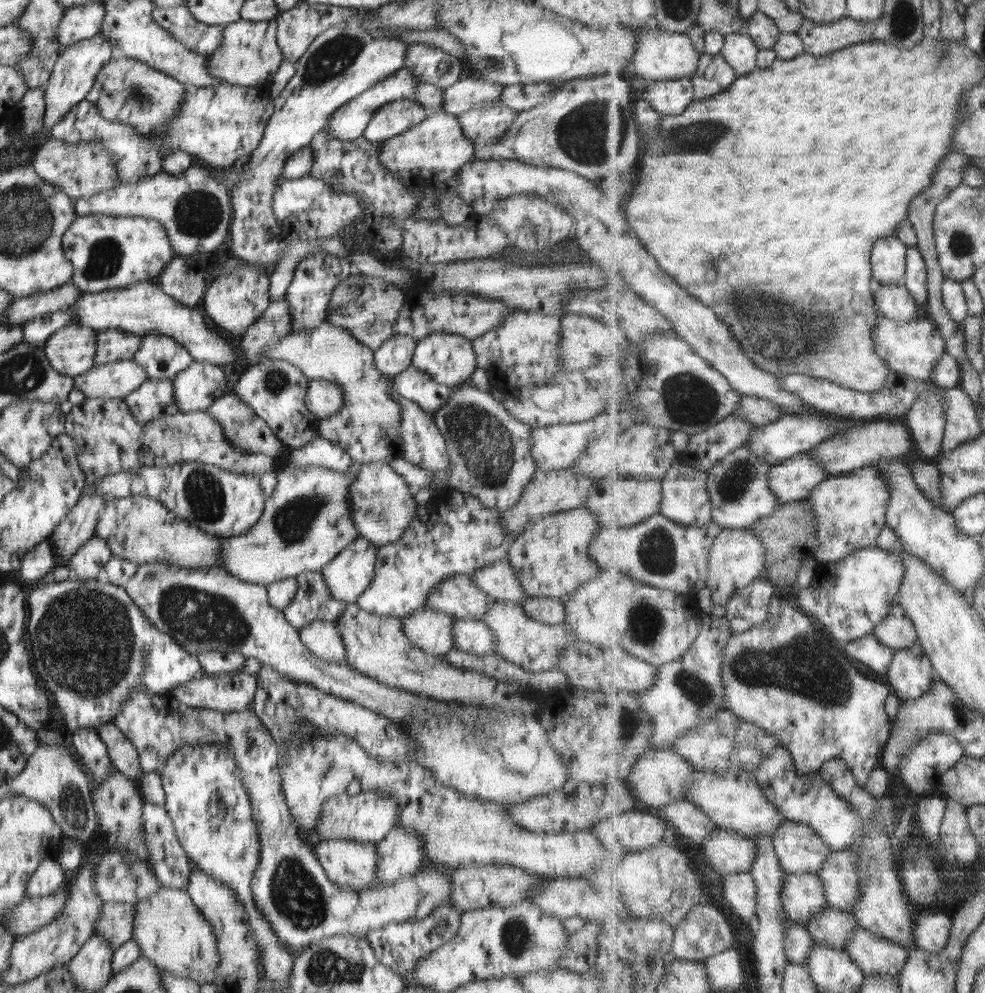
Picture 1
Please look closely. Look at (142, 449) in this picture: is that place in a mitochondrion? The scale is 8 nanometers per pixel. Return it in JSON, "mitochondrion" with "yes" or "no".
{"mitochondrion":"no"}

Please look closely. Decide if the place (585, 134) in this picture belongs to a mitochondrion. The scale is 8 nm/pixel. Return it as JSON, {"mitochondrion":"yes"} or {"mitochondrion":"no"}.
{"mitochondrion":"yes"}

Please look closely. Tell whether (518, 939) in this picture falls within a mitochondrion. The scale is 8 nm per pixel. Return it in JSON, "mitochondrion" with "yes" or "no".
{"mitochondrion":"yes"}

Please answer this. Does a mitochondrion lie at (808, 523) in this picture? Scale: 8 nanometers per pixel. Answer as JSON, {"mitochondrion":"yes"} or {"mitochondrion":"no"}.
{"mitochondrion":"no"}

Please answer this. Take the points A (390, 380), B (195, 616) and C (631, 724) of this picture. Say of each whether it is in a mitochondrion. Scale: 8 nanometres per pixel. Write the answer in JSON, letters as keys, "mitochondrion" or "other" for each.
{"A":"other","B":"mitochondrion","C":"mitochondrion"}

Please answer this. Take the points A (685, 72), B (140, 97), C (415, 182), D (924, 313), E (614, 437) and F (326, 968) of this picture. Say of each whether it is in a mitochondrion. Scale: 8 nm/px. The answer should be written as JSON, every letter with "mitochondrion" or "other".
{"A":"other","B":"mitochondrion","C":"other","D":"other","E":"other","F":"mitochondrion"}

